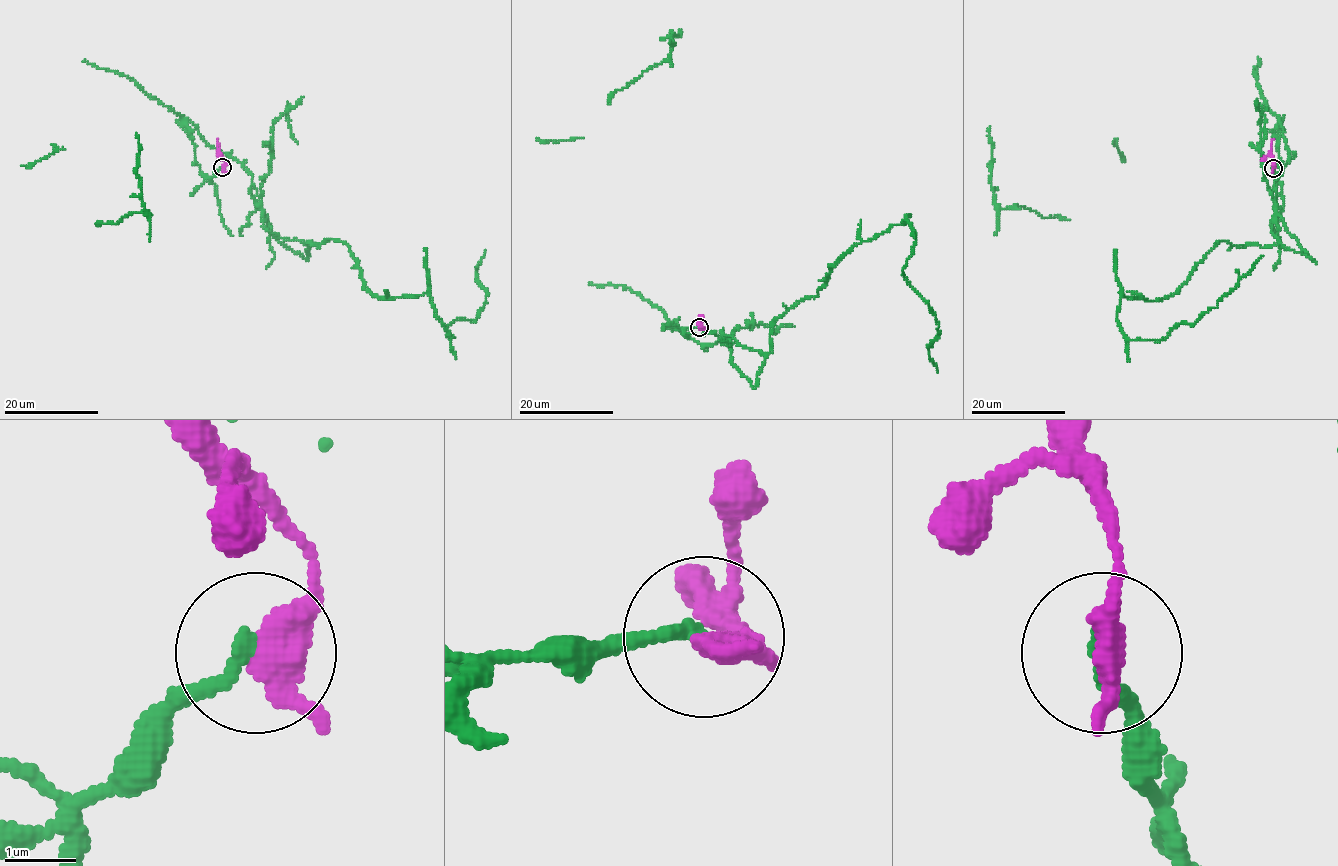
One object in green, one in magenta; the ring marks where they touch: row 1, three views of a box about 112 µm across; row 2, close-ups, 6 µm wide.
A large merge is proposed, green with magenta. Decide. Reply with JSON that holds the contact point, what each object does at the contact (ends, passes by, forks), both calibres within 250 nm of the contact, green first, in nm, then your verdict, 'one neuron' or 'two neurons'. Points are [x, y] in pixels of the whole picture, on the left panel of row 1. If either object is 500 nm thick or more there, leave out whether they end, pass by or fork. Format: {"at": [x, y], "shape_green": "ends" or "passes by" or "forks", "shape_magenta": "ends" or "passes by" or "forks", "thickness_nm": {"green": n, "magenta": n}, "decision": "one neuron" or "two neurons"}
{"at": [222, 167], "shape_green": "ends", "shape_magenta": "passes by", "thickness_nm": {"green": 200, "magenta": 360}, "decision": "two neurons"}

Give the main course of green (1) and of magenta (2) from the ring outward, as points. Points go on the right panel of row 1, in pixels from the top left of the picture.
1: (1272, 168), (1278, 119), (1280, 247), (1223, 240), (1171, 296), (1122, 295), (1119, 328), (1193, 324), (1262, 256)
2: (1272, 168), (1273, 139)

